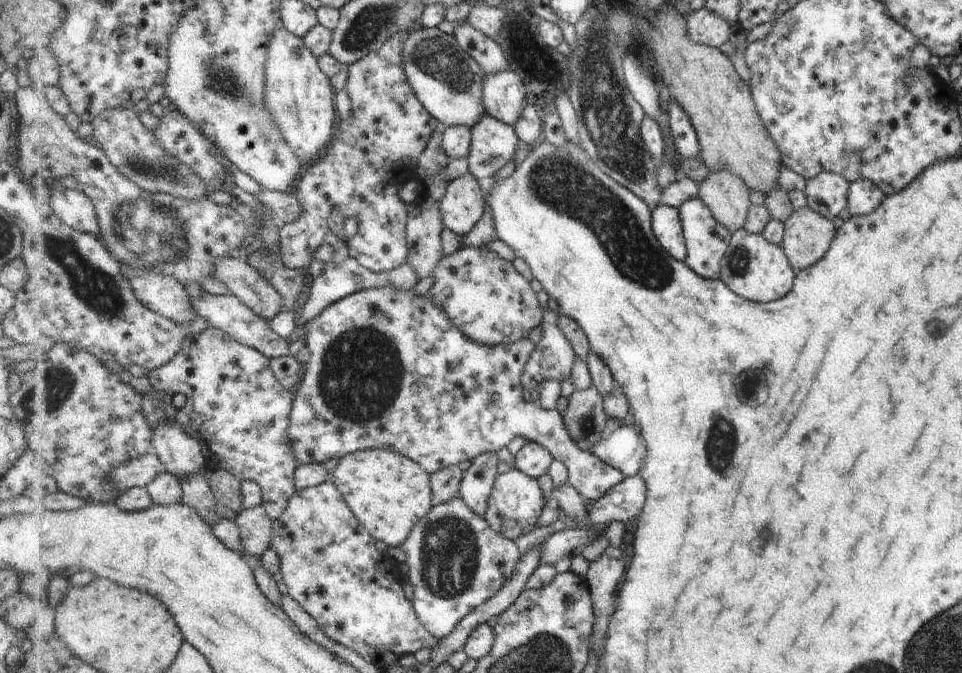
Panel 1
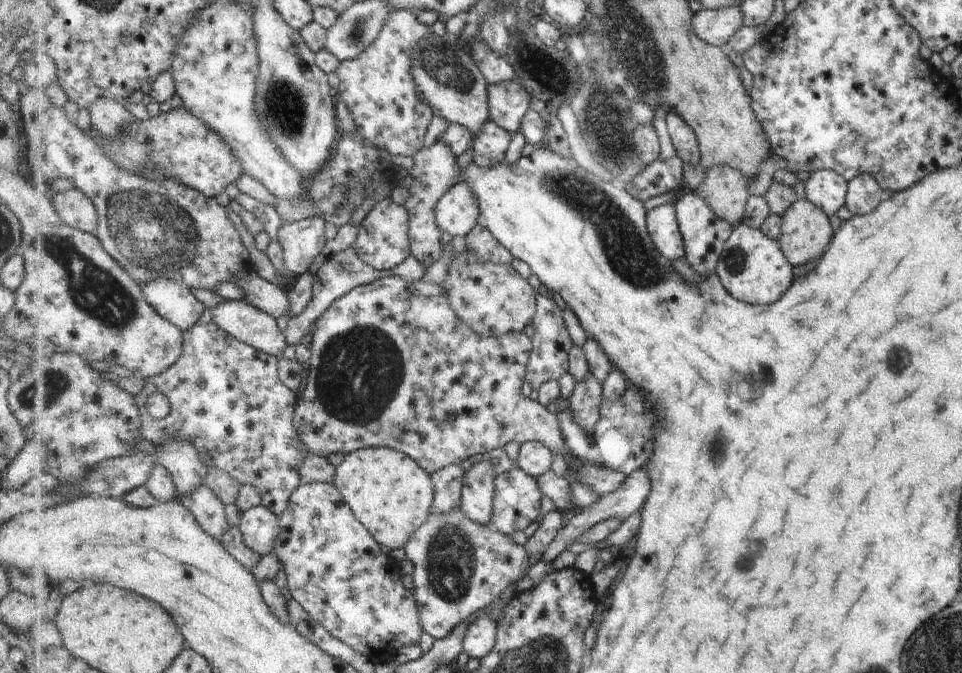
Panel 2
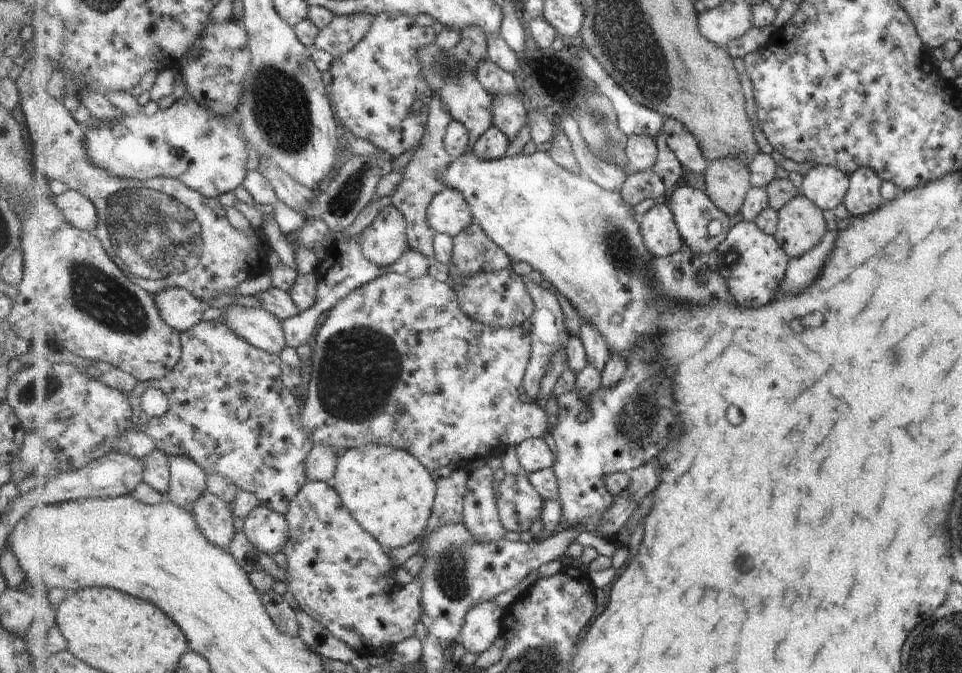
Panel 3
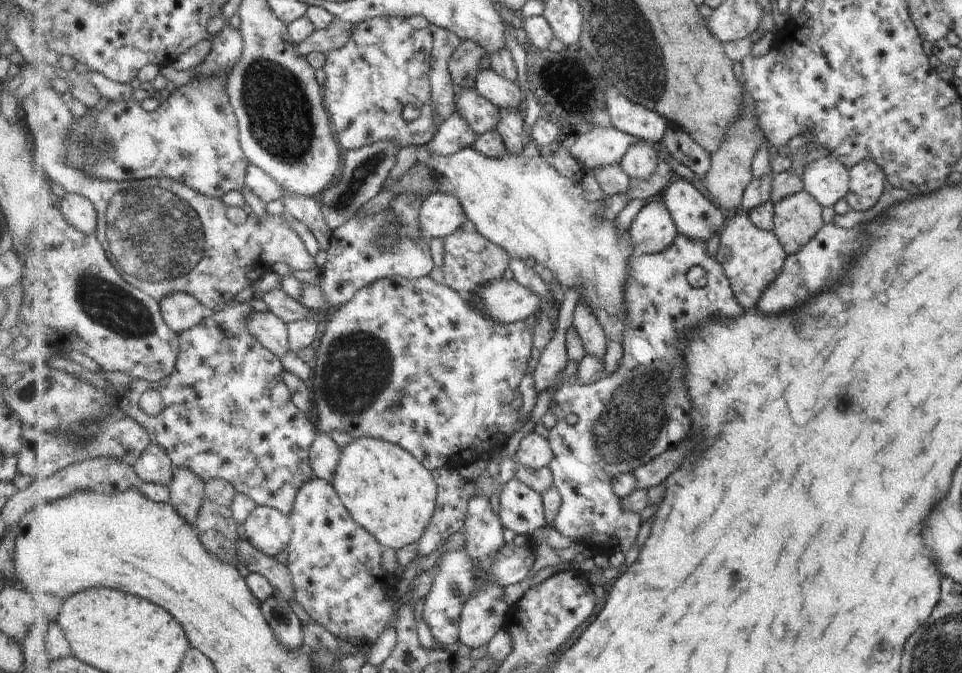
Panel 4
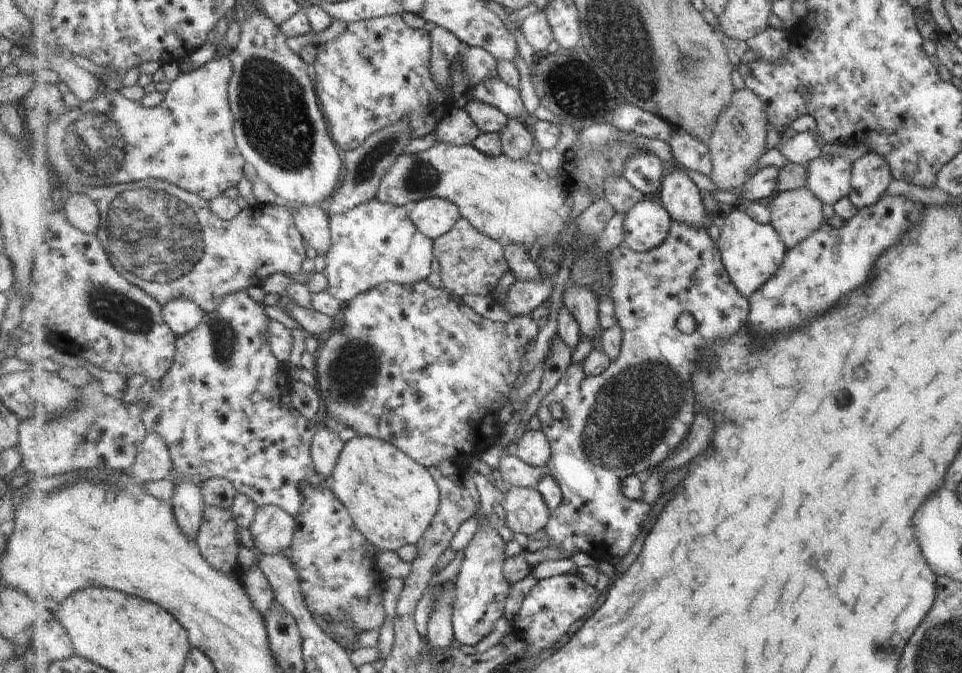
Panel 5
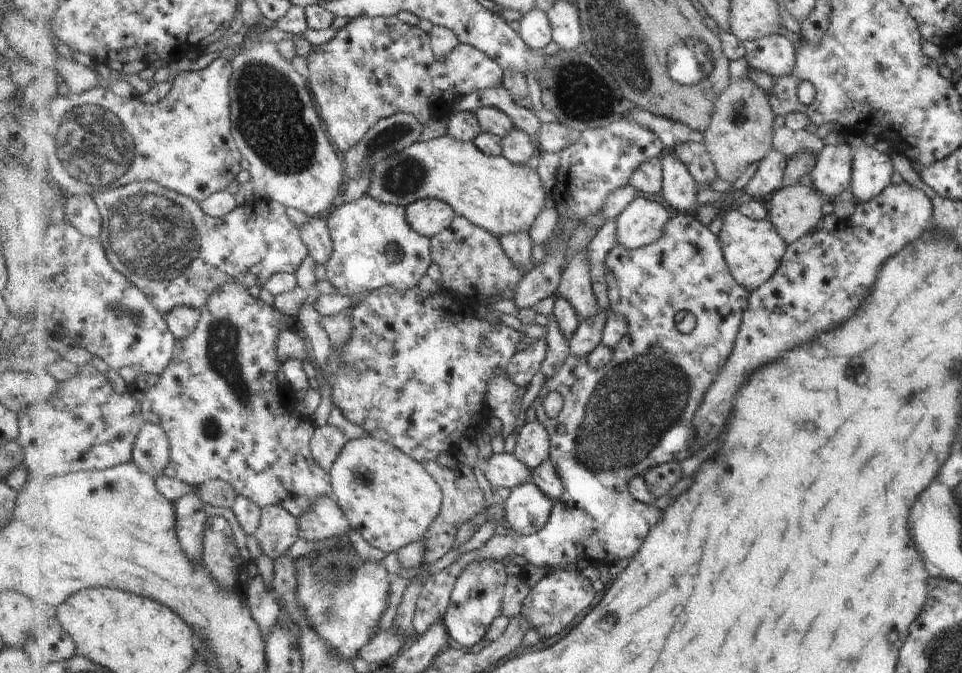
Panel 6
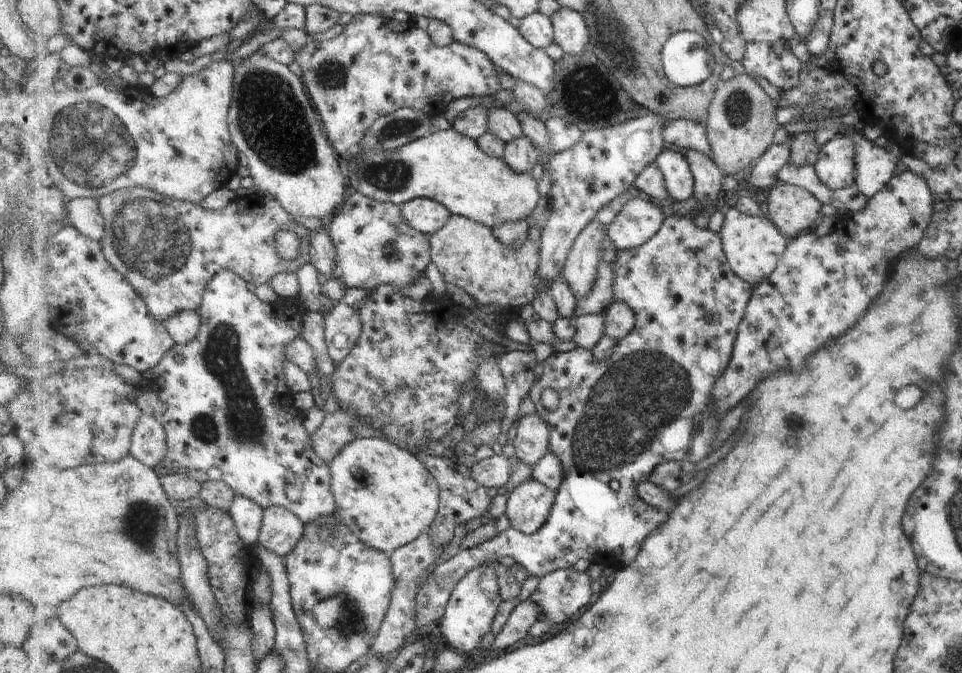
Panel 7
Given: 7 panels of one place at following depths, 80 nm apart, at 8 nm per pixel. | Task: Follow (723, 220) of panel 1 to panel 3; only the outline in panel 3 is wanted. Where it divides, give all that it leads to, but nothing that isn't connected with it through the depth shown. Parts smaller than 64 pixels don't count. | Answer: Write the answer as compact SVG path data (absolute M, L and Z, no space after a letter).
M734 157L717 159L709 162L704 177L705 194L730 217L739 214L752 189L749 167Z

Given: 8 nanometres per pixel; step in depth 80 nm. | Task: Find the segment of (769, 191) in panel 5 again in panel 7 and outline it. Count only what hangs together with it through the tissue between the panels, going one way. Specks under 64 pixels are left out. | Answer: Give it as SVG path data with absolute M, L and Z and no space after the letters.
M774 144L763 157L753 161L753 170L748 178L749 189L756 193L767 193L778 181L781 170L790 163L791 151L791 147Z

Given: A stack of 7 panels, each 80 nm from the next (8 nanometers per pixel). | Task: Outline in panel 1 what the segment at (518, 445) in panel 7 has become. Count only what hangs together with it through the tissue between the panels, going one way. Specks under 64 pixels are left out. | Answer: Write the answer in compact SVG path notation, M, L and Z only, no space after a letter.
M527 442L515 455L515 468L538 480L549 472L549 466L555 459L541 443Z

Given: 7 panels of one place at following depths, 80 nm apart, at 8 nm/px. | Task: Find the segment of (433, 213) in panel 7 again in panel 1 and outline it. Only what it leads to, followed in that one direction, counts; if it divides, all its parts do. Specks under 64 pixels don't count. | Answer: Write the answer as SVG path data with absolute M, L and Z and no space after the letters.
M469 172L448 184L441 212L449 230L463 237L476 228L486 209L488 194L484 184Z

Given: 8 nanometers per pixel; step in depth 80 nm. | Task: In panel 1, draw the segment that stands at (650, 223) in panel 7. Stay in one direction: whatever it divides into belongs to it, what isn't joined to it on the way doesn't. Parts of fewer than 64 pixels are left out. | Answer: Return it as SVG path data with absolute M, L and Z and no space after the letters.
M659 205L653 208L652 227L665 250L678 261L686 262L688 245L680 210L669 205Z

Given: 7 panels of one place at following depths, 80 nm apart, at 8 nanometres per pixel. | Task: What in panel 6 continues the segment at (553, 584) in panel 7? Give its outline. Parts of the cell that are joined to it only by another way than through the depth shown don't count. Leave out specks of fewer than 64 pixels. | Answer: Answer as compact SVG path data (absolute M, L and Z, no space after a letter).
M555 571L546 574L531 588L523 600L521 614L530 621L530 628L534 628L540 634L539 640L545 640L565 630L581 612L593 606L595 598L597 594L593 592L593 584L581 571Z

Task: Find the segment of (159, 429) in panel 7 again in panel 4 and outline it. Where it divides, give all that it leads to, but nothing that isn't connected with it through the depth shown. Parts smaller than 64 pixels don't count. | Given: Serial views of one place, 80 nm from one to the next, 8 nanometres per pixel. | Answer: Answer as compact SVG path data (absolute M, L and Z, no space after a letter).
M155 443L149 446L134 464L141 479L163 486L168 486L172 481L174 467L168 452Z

